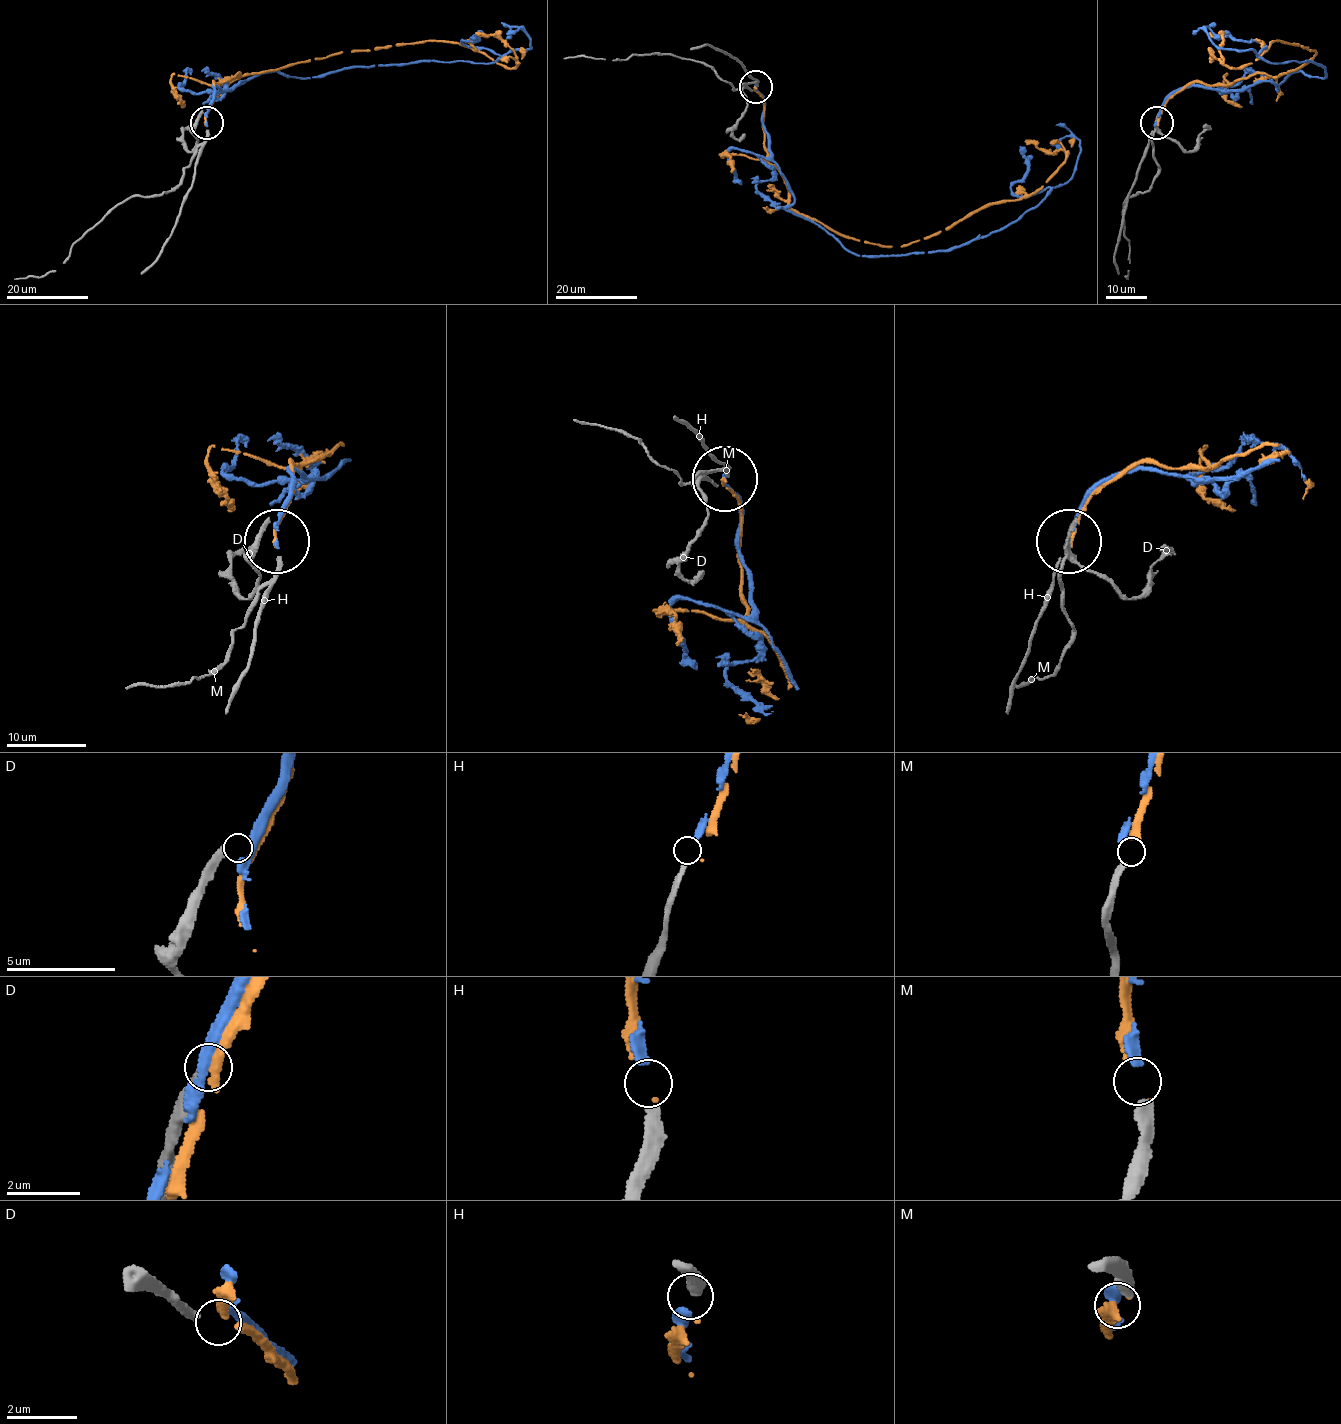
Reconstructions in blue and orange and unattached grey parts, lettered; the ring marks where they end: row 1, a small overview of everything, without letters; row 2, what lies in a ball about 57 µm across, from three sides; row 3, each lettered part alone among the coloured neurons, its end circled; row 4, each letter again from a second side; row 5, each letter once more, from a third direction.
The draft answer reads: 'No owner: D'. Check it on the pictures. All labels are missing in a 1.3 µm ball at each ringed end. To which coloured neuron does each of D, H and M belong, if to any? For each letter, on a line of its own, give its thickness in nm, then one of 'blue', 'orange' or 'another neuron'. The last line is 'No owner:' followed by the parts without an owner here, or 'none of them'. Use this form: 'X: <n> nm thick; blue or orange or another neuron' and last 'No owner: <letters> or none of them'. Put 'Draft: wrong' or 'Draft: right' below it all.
D: 300 nm thick; another neuron
H: 240 nm thick; blue
M: 280 nm thick; orange
No owner: D
Draft: right

